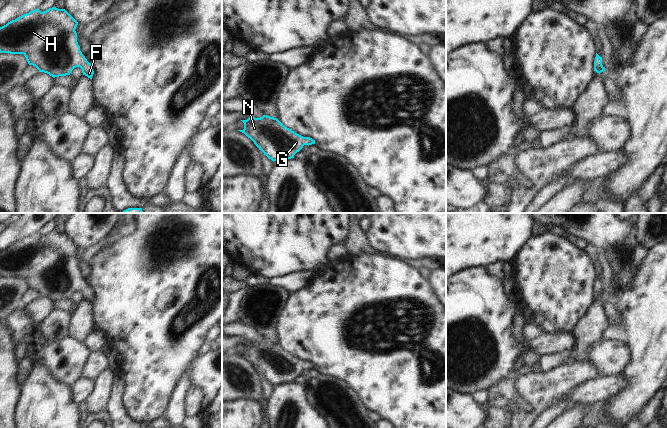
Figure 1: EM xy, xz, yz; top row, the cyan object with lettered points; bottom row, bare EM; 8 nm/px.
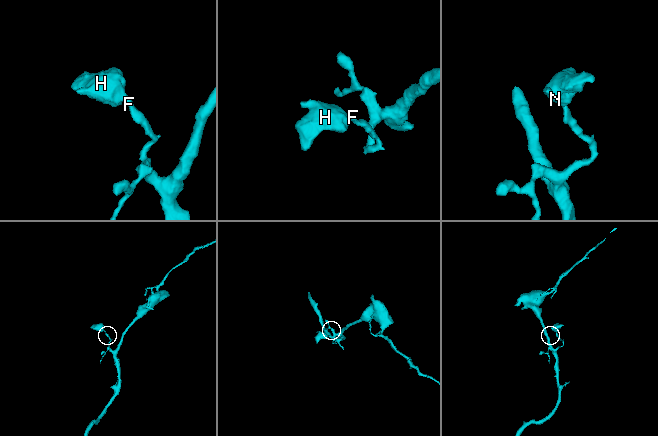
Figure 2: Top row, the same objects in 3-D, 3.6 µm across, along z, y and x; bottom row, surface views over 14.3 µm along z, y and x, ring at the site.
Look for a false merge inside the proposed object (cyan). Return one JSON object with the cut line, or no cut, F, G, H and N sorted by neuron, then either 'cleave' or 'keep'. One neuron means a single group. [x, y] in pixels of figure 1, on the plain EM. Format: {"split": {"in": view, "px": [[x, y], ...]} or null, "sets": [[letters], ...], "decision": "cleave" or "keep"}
{"split": null, "sets": [["F", "G", "H", "N"]], "decision": "keep"}

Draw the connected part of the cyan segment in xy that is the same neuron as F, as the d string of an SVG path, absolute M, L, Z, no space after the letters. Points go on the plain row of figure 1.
M56 231L41 236L38 232L8 246L0 251L0 277L23 278L29 289L35 290L39 296L44 296L53 302L70 299L76 291L82 293L83 299L92 303L94 298L91 287L87 285L80 275L75 255L78 246L65 234Z

